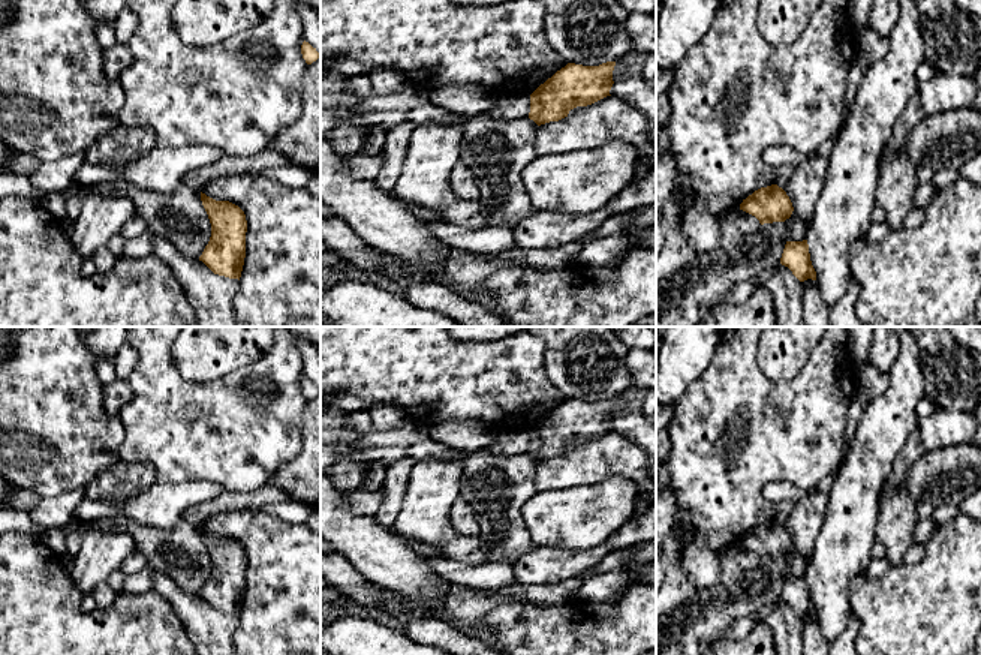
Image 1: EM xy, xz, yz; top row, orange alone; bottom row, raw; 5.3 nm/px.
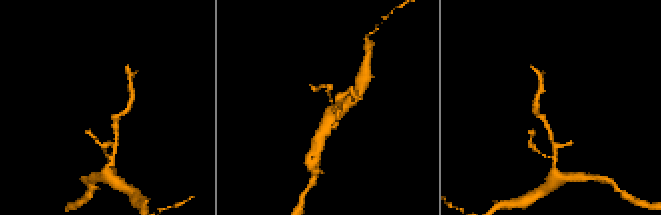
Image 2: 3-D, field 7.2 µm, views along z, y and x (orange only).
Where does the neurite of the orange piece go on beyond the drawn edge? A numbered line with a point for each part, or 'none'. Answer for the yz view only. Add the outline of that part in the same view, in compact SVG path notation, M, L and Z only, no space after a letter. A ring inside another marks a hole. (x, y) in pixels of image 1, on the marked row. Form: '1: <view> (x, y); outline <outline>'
none

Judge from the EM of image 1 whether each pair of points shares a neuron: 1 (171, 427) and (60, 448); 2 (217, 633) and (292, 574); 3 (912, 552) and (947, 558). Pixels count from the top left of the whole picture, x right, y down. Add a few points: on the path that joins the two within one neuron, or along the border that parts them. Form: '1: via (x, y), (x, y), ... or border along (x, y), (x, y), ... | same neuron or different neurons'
1: border along (117, 415), (125, 433), (119, 448), (120, 459) | different neurons
2: border along (240, 616), (240, 624), (232, 639) | different neurons
3: border along (926, 544), (924, 555), (917, 562), (903, 564) | different neurons

